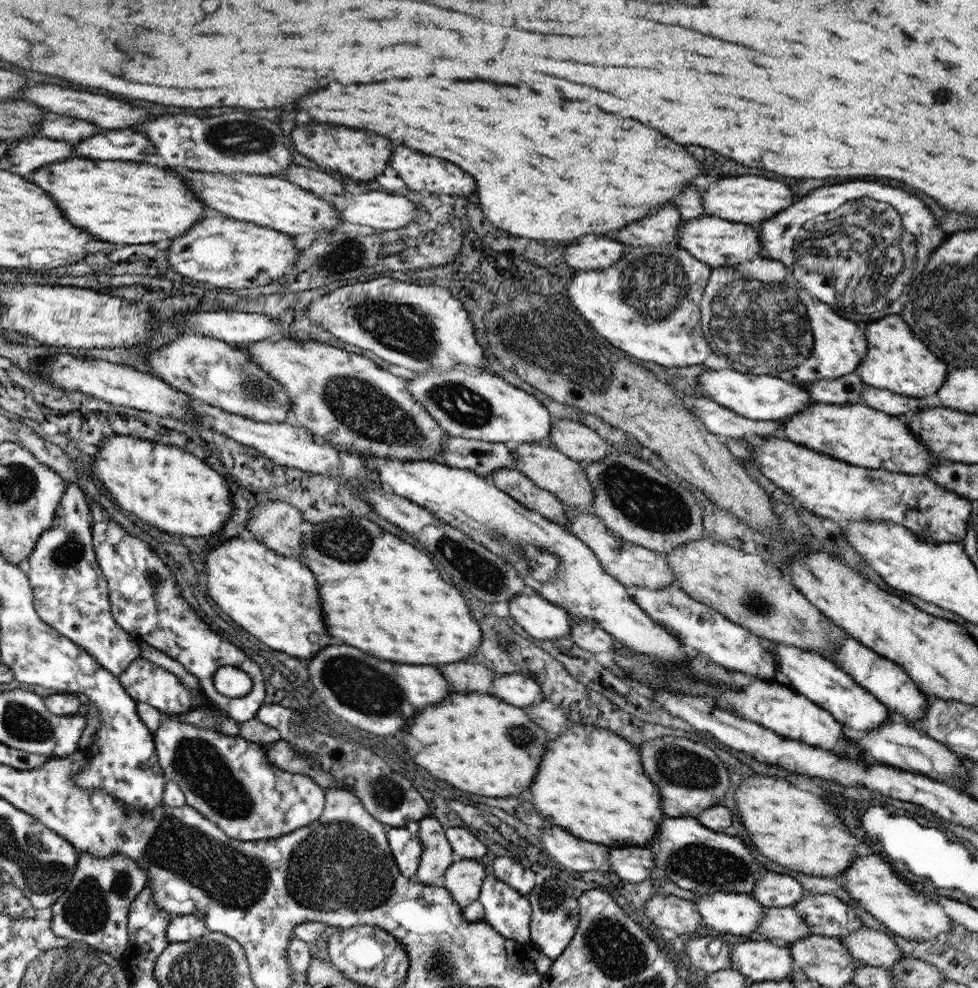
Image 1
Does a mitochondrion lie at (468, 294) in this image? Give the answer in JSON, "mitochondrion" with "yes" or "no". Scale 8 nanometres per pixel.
{"mitochondrion":"no"}

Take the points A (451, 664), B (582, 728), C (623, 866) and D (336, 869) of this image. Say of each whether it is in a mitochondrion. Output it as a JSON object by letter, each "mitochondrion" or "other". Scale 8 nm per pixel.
{"A":"other","B":"other","C":"other","D":"mitochondrion"}

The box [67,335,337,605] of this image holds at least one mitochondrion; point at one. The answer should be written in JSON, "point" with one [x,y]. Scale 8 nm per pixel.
{"point":[253,390]}

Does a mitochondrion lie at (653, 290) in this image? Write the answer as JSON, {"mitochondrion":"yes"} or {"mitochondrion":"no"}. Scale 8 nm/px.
{"mitochondrion":"yes"}

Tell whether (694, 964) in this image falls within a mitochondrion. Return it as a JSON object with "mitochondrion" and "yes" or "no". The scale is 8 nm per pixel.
{"mitochondrion":"no"}

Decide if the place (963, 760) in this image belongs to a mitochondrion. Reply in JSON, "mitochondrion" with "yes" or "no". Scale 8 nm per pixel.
{"mitochondrion":"no"}

